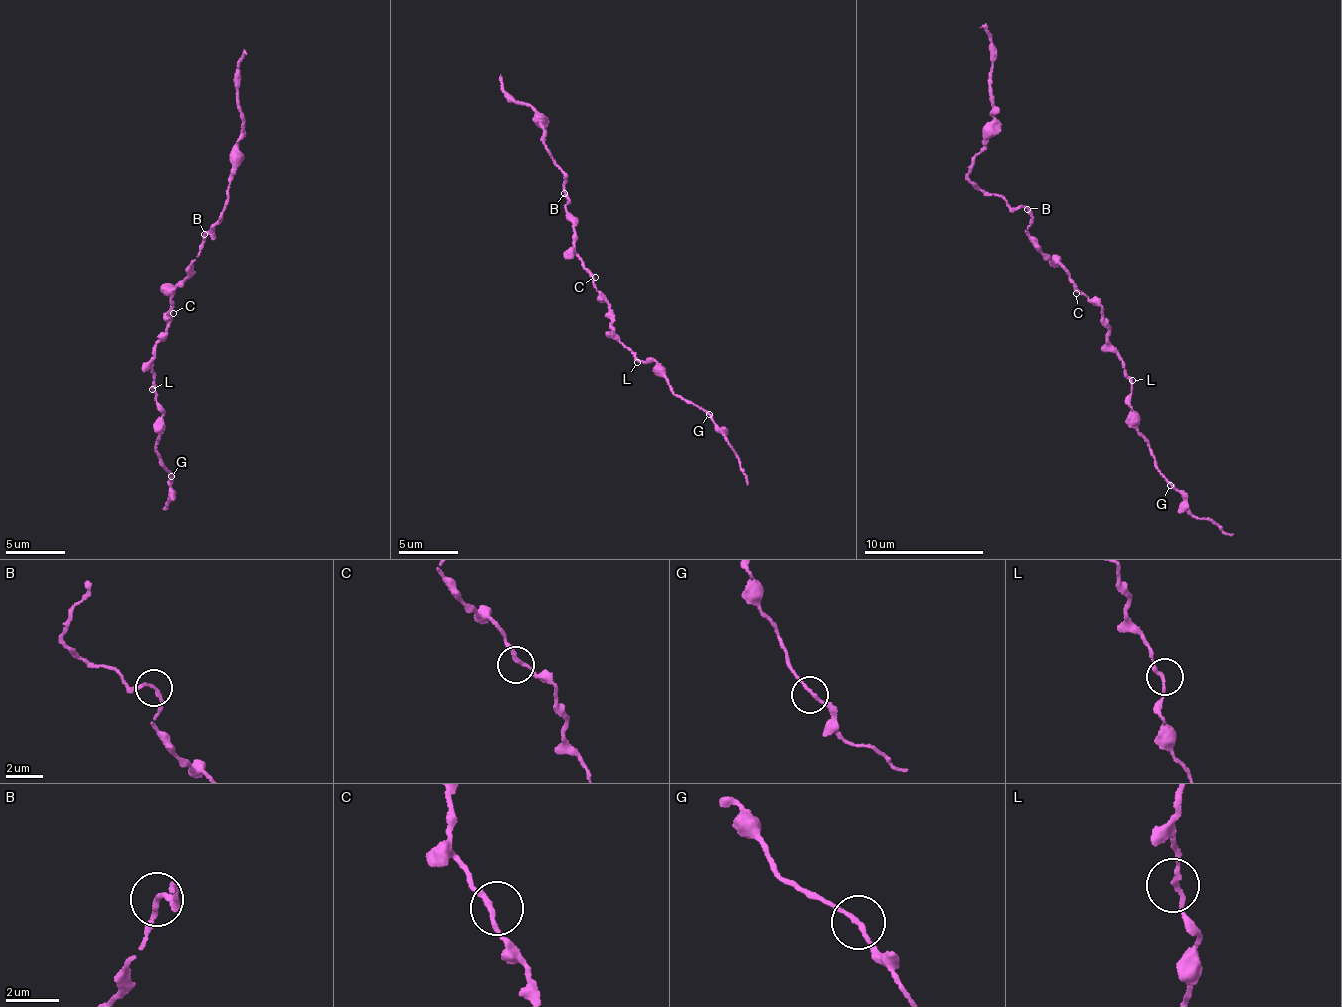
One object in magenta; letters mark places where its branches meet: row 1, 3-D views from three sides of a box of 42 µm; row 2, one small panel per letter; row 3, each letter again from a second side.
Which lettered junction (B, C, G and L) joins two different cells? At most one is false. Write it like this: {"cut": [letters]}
{"cut": []}

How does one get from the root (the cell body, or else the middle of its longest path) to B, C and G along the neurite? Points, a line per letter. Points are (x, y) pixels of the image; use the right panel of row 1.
B: (1064, 271), (1036, 246), (1036, 240), (1027, 232), (1030, 217), (1027, 209)
C: (1064, 271), (1076, 293)
G: (1064, 271), (1100, 309), (1109, 349), (1130, 381), (1130, 426), (1144, 438), (1157, 472), (1170, 485)

